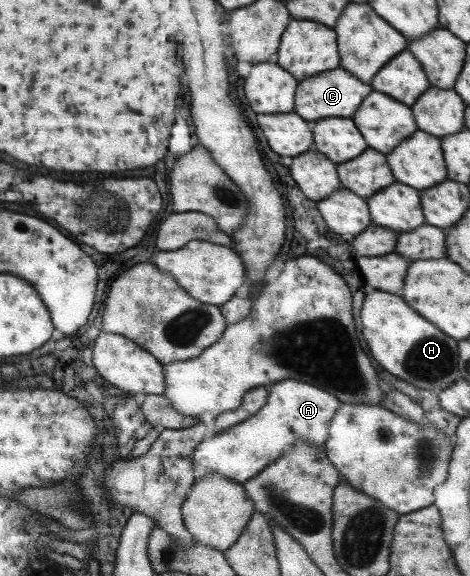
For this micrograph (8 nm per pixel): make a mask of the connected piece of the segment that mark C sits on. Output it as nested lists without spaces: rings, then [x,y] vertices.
[[[338,67],[338,71],[326,71],[300,81],[296,93],[296,109],[298,109],[296,112],[311,122],[326,117],[354,117],[354,113],[358,111],[358,107],[362,105],[362,101],[368,97],[370,91],[372,91],[370,85],[364,85],[361,79],[356,79],[354,75]]]

